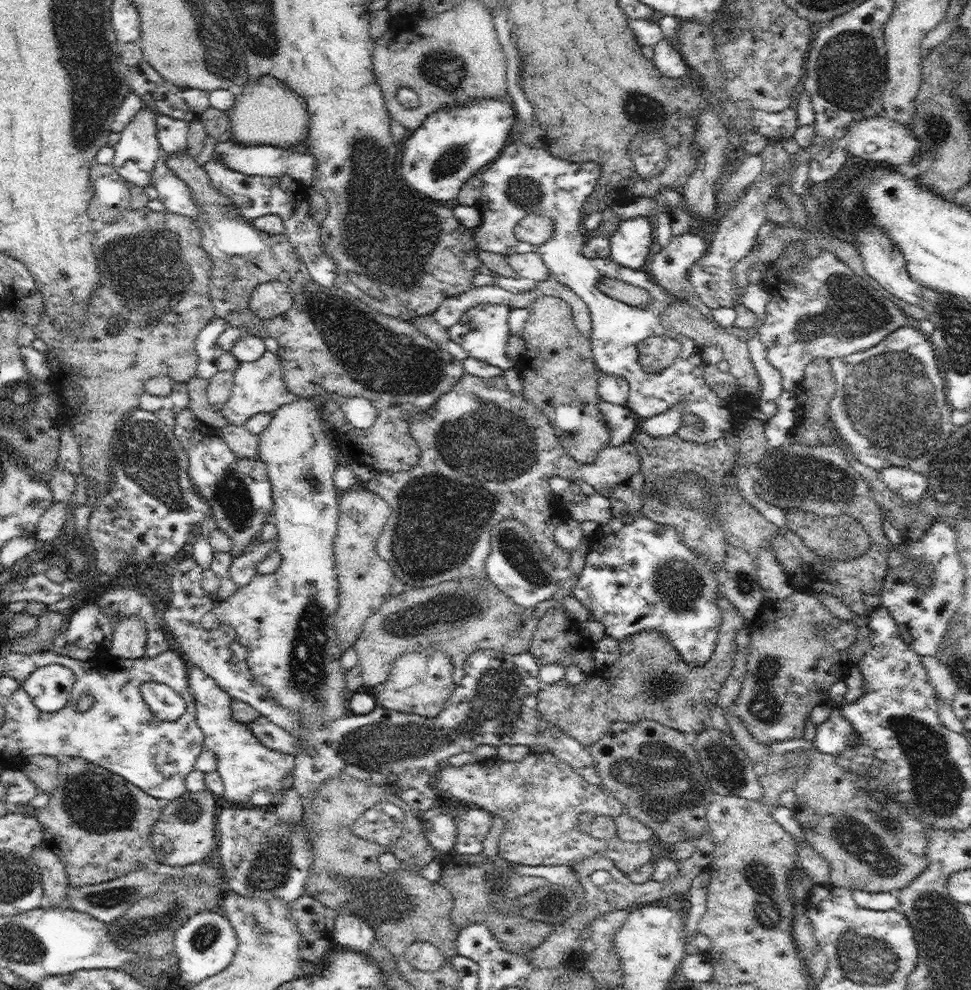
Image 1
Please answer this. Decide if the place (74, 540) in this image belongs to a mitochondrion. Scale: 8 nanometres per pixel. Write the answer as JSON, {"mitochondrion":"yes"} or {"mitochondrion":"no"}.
{"mitochondrion":"no"}

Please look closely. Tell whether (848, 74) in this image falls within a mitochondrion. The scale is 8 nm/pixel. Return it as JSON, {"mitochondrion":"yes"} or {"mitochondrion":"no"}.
{"mitochondrion":"yes"}

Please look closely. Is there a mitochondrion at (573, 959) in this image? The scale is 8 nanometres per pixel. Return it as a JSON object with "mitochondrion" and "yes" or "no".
{"mitochondrion":"no"}

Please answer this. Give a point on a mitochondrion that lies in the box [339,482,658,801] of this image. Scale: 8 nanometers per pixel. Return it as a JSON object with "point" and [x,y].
{"point":[459,607]}

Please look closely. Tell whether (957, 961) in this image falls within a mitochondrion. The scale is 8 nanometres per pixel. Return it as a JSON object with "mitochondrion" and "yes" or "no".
{"mitochondrion":"yes"}

